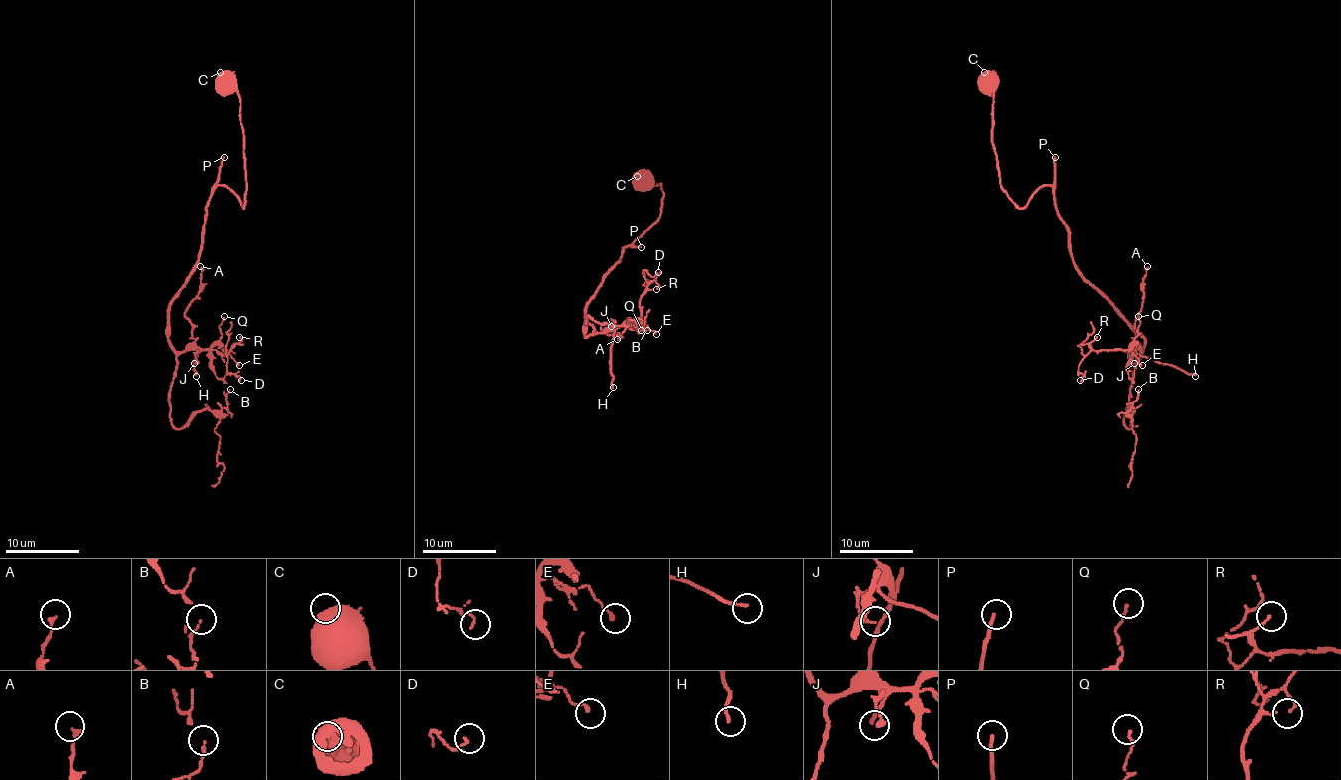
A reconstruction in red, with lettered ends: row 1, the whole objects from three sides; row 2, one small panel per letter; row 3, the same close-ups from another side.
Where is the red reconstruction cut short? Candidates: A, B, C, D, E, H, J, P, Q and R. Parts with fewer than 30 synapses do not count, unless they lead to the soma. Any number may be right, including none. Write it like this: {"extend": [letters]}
{"extend": ["P"]}

